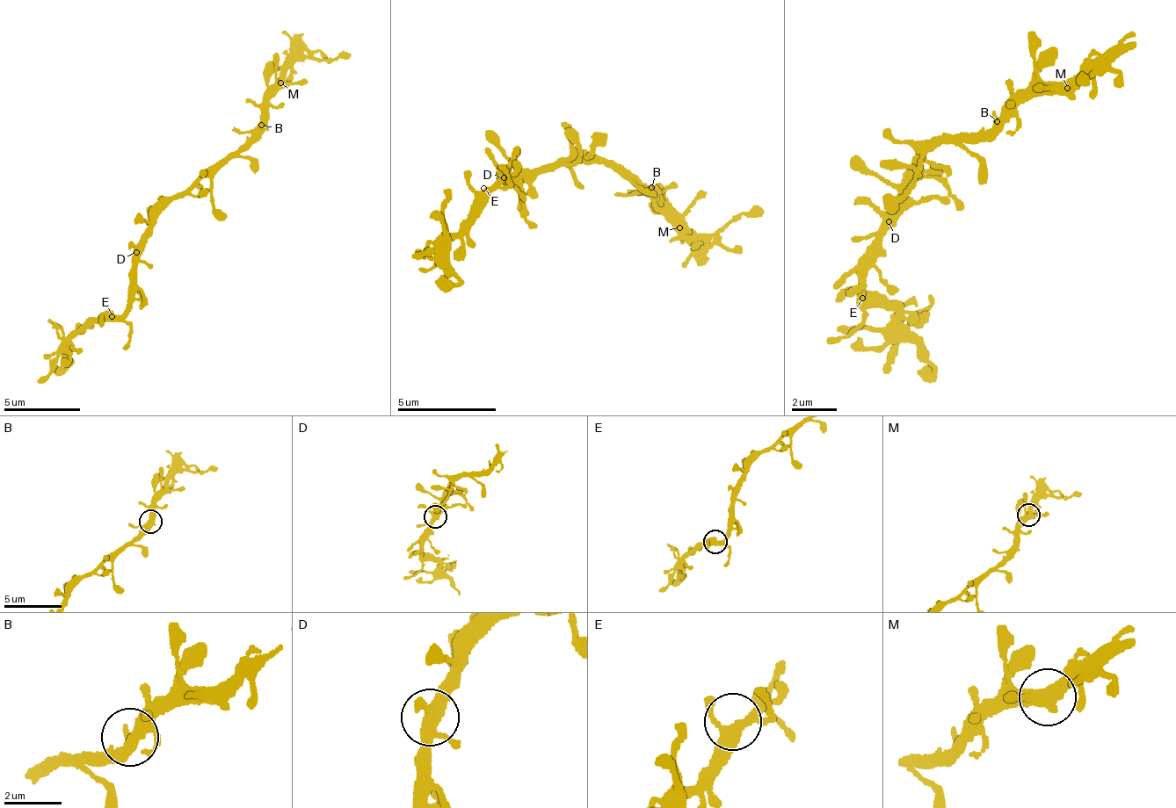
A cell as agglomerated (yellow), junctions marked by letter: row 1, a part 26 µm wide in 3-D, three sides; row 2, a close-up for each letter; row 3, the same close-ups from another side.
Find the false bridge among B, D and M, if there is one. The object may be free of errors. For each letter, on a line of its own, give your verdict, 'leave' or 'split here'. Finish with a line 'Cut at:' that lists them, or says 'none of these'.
B: leave
D: leave
M: leave
Cut at: none of these

